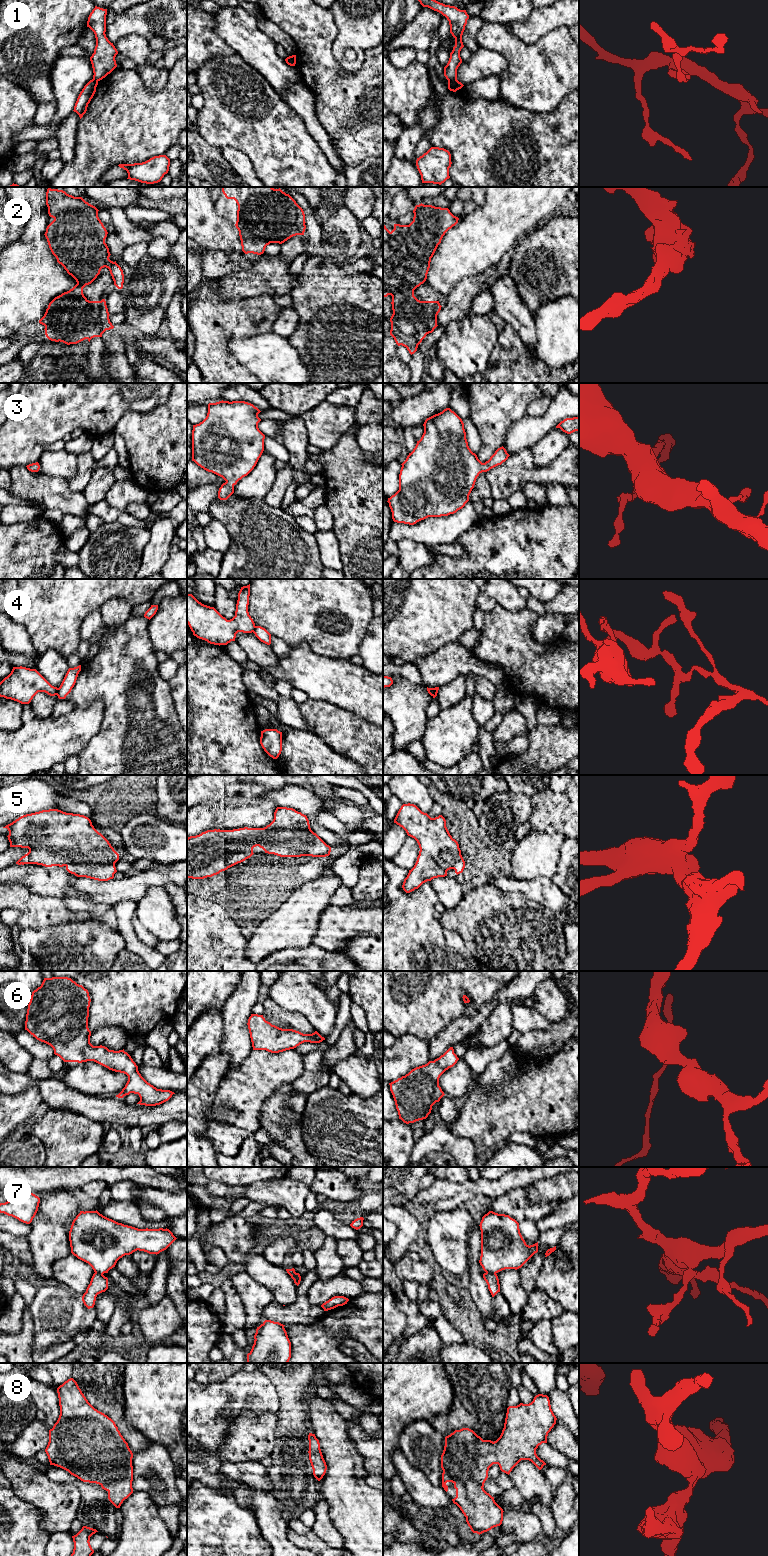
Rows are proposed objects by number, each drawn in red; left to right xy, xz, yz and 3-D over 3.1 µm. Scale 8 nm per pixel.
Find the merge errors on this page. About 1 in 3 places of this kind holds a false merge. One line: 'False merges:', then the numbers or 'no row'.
False merges: 1, 2, 4, 7

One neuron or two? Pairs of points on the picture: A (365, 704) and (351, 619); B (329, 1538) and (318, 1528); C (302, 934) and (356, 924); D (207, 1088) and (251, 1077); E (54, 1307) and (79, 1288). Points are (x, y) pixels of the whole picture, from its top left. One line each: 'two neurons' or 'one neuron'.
A: two neurons
B: one neuron
C: two neurons
D: two neurons
E: two neurons

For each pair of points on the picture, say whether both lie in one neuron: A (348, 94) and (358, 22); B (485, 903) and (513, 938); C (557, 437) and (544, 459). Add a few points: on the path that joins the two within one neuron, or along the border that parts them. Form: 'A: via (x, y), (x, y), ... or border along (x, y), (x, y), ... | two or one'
A: border along (364, 52), (363, 65), (351, 73) | two
B: via (485, 913), (503, 930) | one
C: via (555, 442), (544, 454) | one

